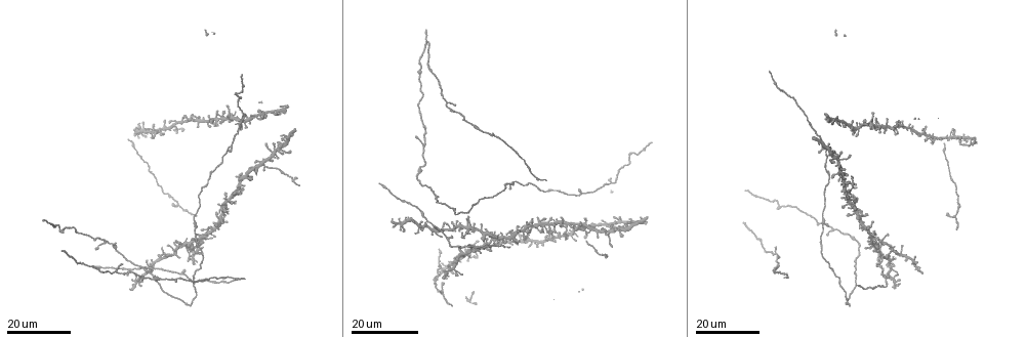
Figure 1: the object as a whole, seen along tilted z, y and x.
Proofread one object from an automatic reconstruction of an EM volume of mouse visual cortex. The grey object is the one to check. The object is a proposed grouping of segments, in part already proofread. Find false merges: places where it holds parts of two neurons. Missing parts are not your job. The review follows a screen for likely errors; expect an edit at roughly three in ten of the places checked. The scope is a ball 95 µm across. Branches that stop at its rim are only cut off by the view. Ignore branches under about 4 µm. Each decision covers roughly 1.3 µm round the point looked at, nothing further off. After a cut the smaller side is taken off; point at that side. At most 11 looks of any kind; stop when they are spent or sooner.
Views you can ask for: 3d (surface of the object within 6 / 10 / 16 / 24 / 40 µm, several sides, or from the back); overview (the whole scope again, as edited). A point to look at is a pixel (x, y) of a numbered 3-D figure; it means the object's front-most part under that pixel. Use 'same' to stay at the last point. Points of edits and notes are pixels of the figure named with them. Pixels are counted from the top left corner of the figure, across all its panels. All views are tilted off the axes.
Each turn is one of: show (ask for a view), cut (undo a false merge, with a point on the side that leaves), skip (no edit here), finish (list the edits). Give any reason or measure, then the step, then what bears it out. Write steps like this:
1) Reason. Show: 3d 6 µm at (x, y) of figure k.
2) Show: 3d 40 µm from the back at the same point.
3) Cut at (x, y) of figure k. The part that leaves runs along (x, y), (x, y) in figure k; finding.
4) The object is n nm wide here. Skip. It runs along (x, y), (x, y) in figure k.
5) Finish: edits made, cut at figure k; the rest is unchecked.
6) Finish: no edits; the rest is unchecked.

Thin arm on a thick one. Show: 3d 16 µm at (566, 226) of figure 1.

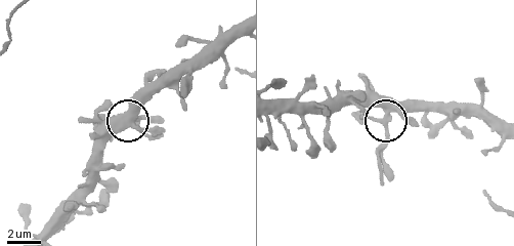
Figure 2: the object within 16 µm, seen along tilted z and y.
Show: 3d 6 µm at (389, 113) of figure 2.

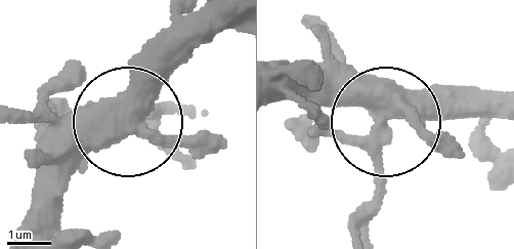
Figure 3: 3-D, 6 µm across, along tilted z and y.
5 arms meet here. Cut at (386, 192) of figure 3. The part that leaves runs along (382, 132), (382, 183), (360, 231) in figure 3; two neurons meet here.

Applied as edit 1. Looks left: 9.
Show: overview.

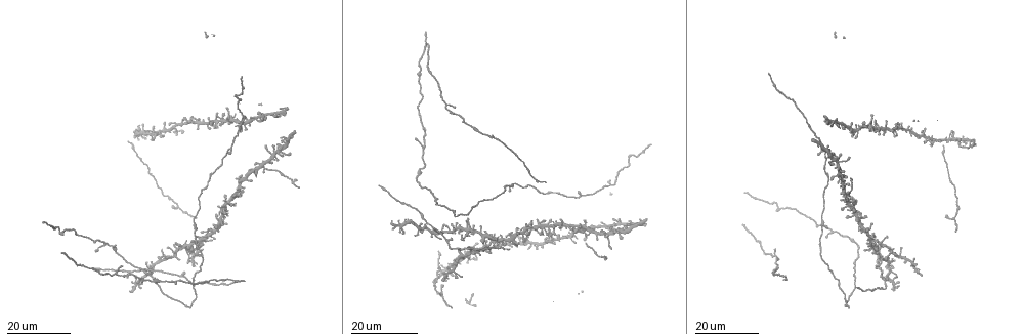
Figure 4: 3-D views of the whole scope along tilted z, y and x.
Looks like a crossing. Show: 3d 16 µm at (608, 234) of figure 4.

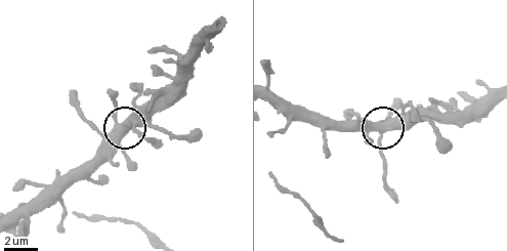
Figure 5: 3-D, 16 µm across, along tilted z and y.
Show: 3d 10 µm at (382, 134) of figure 5.

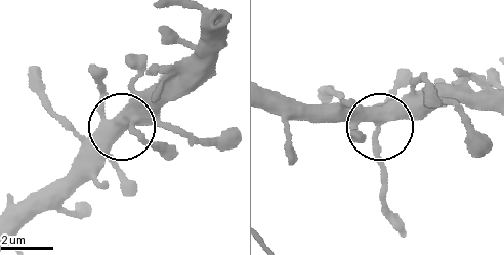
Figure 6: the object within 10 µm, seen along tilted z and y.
Cut at (381, 167) of figure 6. The part that leaves runs along (380, 132), (376, 156), (385, 175), (386, 208), (403, 236) in figure 6; two neurons meet here.

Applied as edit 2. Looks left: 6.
Show: 3d 16 µm at (229, 148) of figure 4.

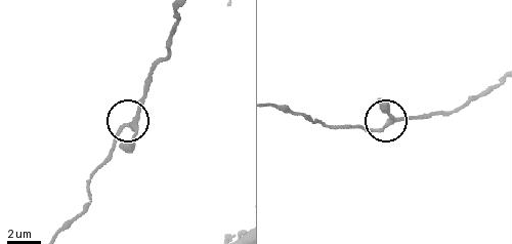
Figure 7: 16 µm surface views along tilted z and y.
Show: 3d 6 µm at (137, 118) of figure 7.

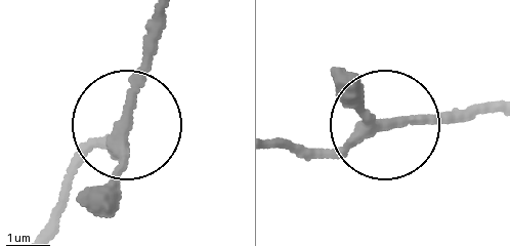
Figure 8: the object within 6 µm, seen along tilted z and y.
3 arms meet here. Skip. It runs along (279, 138), (340, 148), (391, 123), (453, 116) in figure 8; continuous, no second neuron.

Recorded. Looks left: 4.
Four or more arms meet. Show: 3d 16 µm at (445, 267) of figure 4.

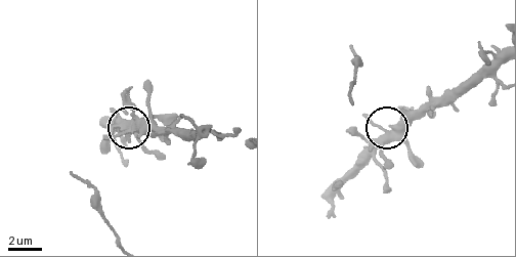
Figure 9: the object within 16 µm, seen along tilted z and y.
Show: 3d 6 µm at (128, 128) of figure 9.

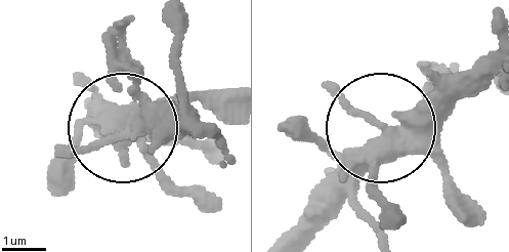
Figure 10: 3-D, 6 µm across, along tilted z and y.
The side arm is 7 µm long. Skip. It runs along (182, 121), (150, 114), (121, 128), (88, 116) in figure 10; continuous, no second neuron.

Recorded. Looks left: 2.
Finish: edits made, cut at figure 3, cut at figure 6; the rest is unchecked.

